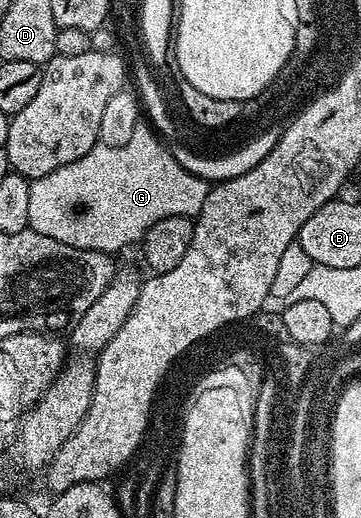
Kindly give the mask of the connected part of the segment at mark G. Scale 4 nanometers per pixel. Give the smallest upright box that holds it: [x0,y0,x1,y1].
[27,143,210,254]

